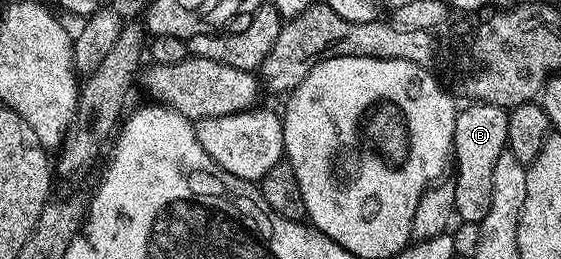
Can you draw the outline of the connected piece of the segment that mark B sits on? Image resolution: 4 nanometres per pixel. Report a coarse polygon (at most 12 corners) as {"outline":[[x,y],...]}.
{"outline":[[467,104],[454,118],[455,214],[481,223],[509,112]]}

